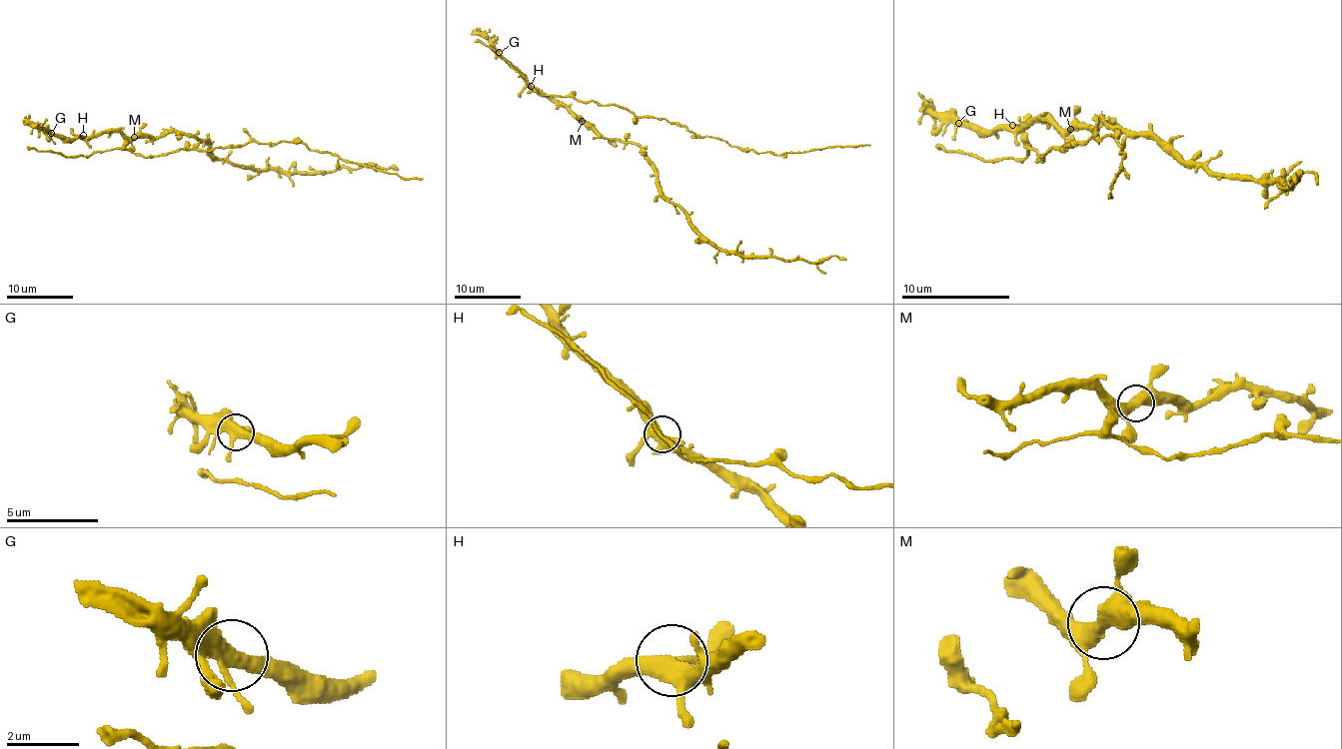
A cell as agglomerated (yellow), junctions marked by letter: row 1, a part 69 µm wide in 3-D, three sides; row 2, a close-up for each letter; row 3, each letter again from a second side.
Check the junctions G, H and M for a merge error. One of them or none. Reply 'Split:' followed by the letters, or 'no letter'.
Split: no letter

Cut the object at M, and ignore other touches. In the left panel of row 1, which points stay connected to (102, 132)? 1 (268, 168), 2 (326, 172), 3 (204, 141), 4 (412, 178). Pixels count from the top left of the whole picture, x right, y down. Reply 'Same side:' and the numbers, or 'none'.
Same side: 4

